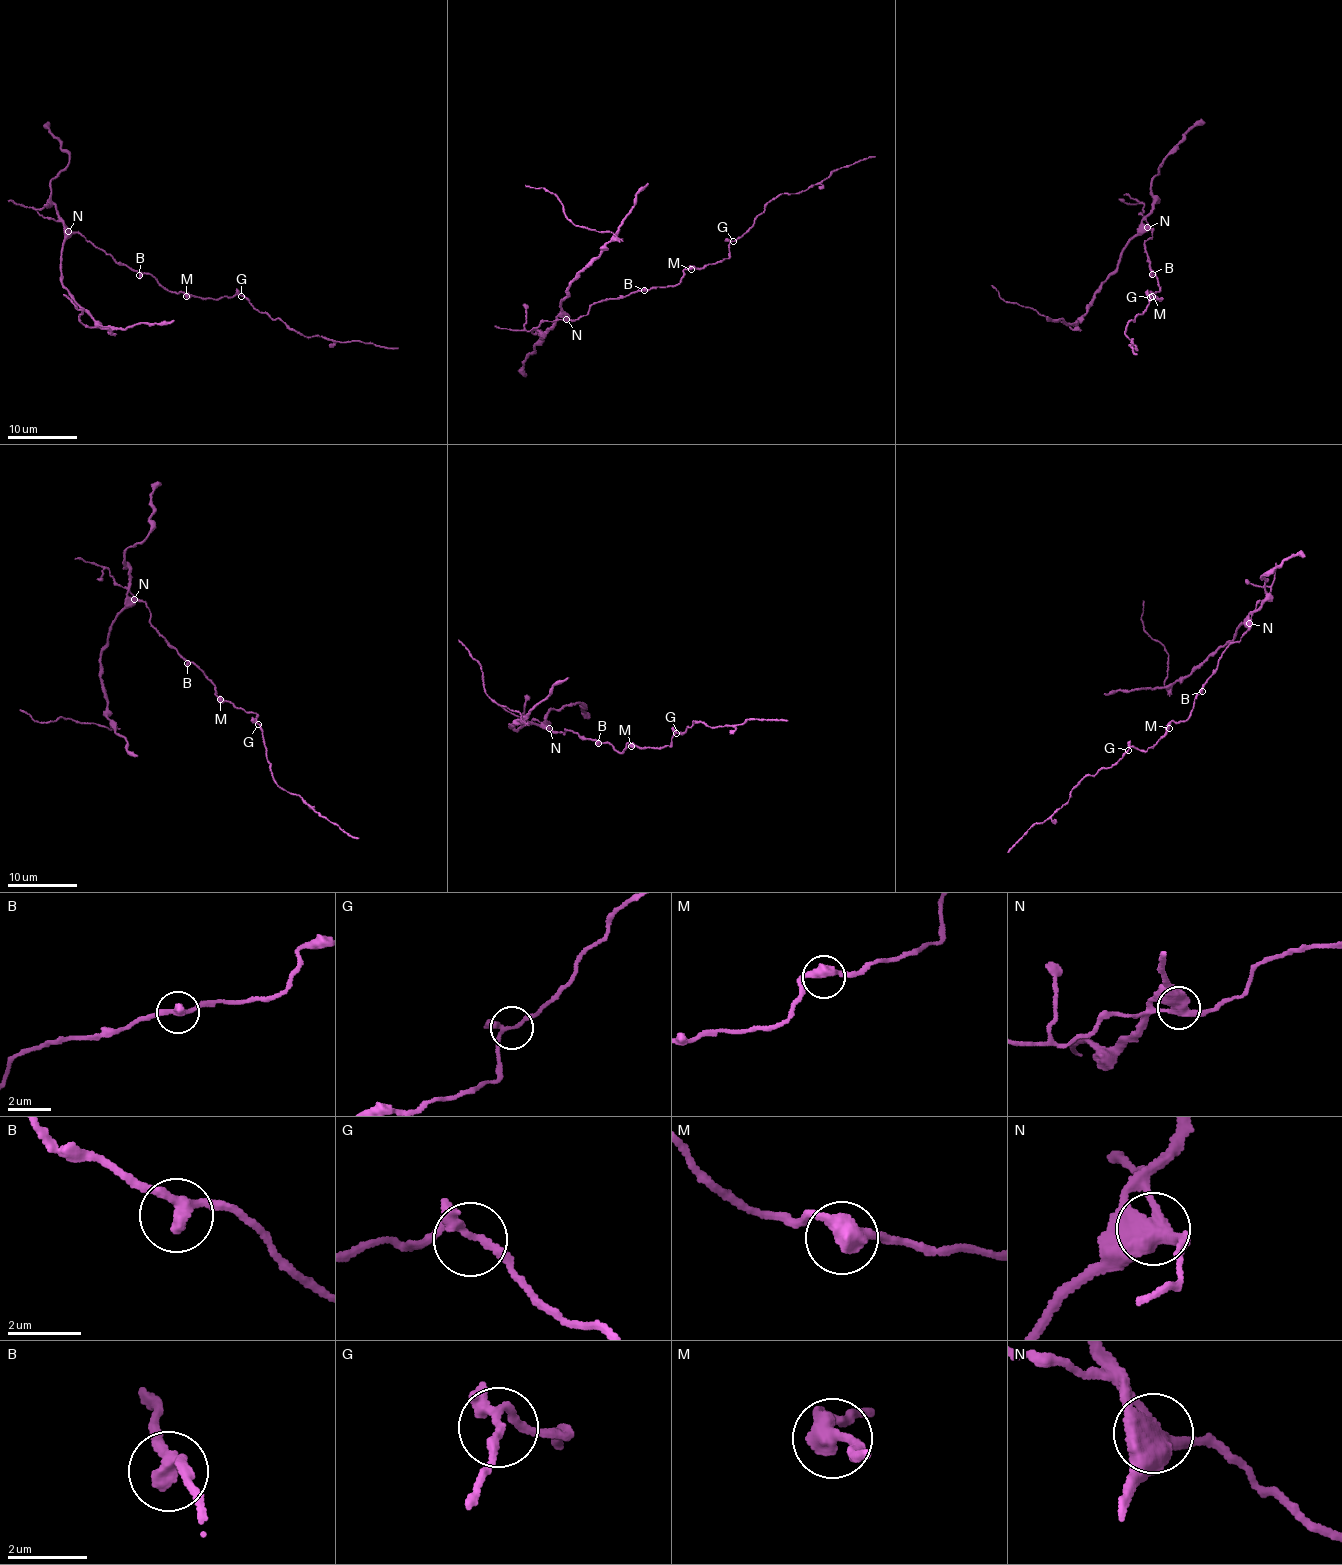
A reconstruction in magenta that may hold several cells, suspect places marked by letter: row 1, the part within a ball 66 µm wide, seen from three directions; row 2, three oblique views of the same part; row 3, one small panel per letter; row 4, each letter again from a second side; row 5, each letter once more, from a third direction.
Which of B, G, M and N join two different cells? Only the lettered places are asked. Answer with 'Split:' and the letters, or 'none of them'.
Split: N

